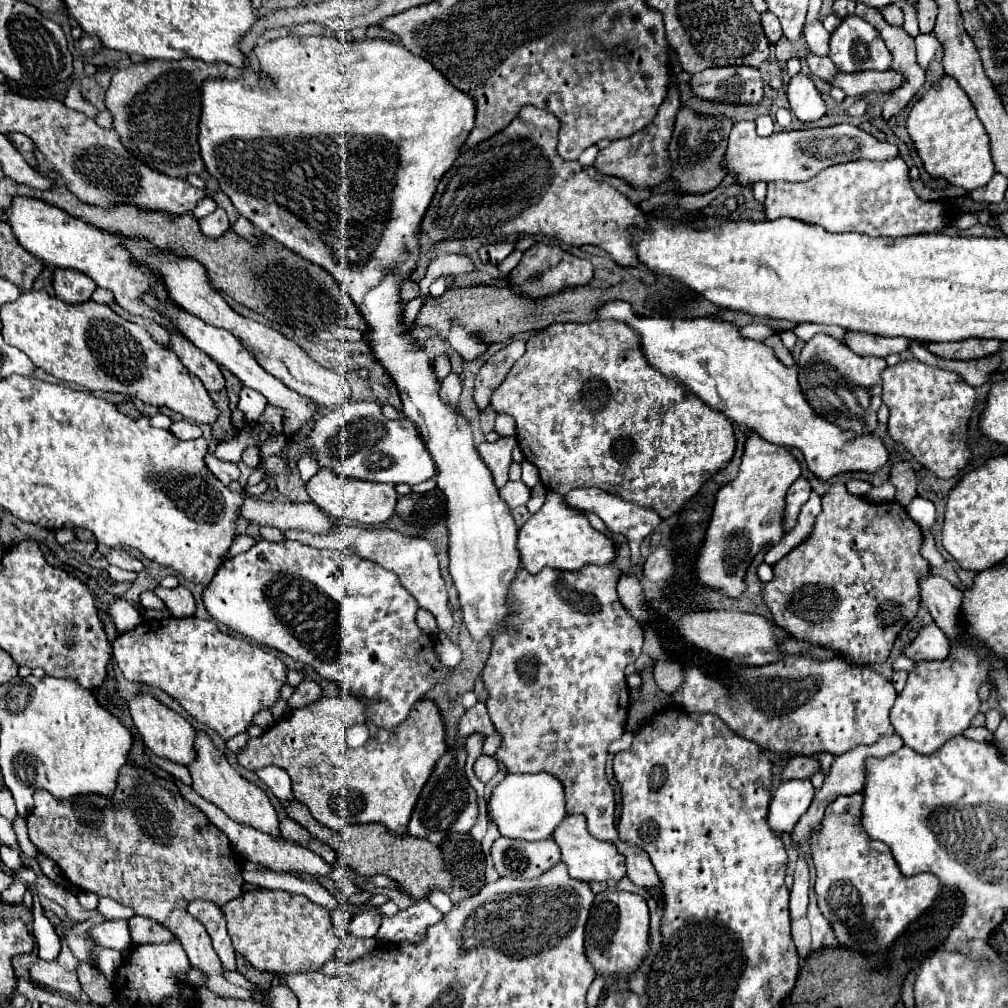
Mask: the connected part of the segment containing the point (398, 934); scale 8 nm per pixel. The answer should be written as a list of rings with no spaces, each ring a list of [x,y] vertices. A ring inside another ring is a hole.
[[[417,900],[409,908],[399,910],[393,918],[383,918],[377,942],[389,944],[399,940],[413,940],[417,942],[427,930],[429,924],[435,924],[443,918],[443,914],[431,906],[427,900]]]

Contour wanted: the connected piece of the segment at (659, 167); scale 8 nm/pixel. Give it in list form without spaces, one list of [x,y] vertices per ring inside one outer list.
[[[671,50],[671,88],[669,88],[669,94],[667,94],[663,106],[659,108],[655,120],[645,130],[641,130],[641,132],[637,132],[629,138],[613,140],[607,148],[599,150],[599,154],[593,162],[593,166],[597,168],[599,174],[617,176],[633,188],[649,188],[649,186],[657,186],[657,184],[669,180],[671,160],[669,160],[669,154],[667,154],[667,144],[669,144],[671,130],[673,130],[673,112],[679,110],[679,94],[677,94],[677,88],[675,88],[675,76],[679,72],[681,72],[681,66],[679,66],[673,50]]]

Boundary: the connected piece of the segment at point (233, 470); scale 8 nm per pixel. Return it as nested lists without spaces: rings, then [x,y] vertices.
[[[205,454],[205,466],[213,472],[215,478],[219,478],[223,484],[229,484],[231,480],[239,480],[239,468],[233,462],[223,462],[215,458],[213,454]]]

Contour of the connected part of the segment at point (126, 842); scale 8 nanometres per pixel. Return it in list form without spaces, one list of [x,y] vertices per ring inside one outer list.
[[[133,764],[121,768],[111,800],[99,794],[79,794],[67,800],[59,800],[45,790],[37,790],[35,808],[31,818],[27,820],[27,826],[29,838],[35,848],[47,854],[61,868],[63,876],[77,888],[93,892],[97,896],[113,898],[119,904],[131,906],[135,914],[151,918],[169,928],[179,938],[191,966],[207,974],[207,988],[211,992],[241,1000],[251,998],[249,990],[233,986],[223,978],[221,962],[211,946],[209,934],[185,910],[187,902],[195,898],[205,898],[221,906],[243,894],[241,868],[233,856],[229,838],[217,826],[213,826],[199,808],[195,808],[179,792],[175,792],[171,780],[157,778],[153,772],[147,772],[145,768]]]

